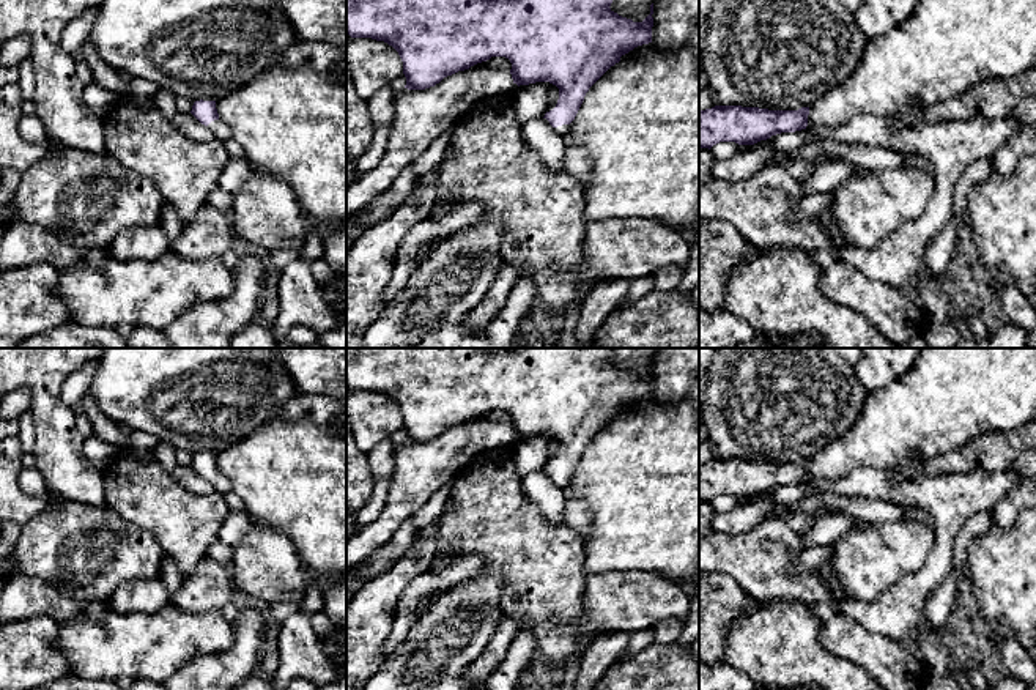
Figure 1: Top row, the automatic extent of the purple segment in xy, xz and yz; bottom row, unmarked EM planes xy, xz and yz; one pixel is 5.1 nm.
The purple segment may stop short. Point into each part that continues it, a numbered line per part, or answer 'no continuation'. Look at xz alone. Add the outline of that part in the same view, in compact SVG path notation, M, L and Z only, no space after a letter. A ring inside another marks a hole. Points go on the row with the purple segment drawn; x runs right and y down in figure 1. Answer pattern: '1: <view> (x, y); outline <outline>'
1: xz (577, 163); outline M572 123L570 124L557 126L554 129L564 139L564 143L565 143L564 172L568 173L568 175L572 175L572 176L575 176L576 180L579 180L584 184L584 183L589 181L592 164L590 164L589 156L587 156L587 153L586 153L584 148L579 148L579 147L575 147L575 145L570 145L570 143L565 142L565 137L572 131Z

